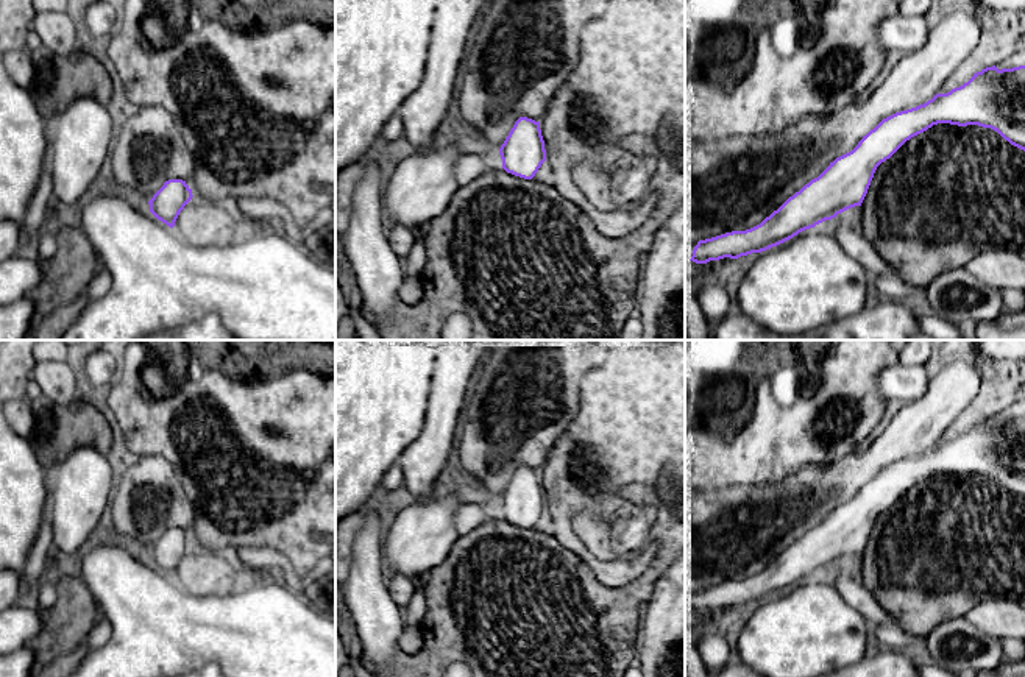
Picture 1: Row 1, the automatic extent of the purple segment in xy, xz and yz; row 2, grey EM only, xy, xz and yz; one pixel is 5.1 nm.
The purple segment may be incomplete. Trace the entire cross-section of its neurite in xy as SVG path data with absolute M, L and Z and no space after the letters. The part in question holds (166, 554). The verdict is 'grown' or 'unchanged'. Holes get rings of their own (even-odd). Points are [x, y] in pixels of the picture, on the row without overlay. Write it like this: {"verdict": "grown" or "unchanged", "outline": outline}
{"verdict": "unchanged", "outline": "M168 529L148 551L150 562L173 577L179 562L192 549L192 538L183 529Z"}

